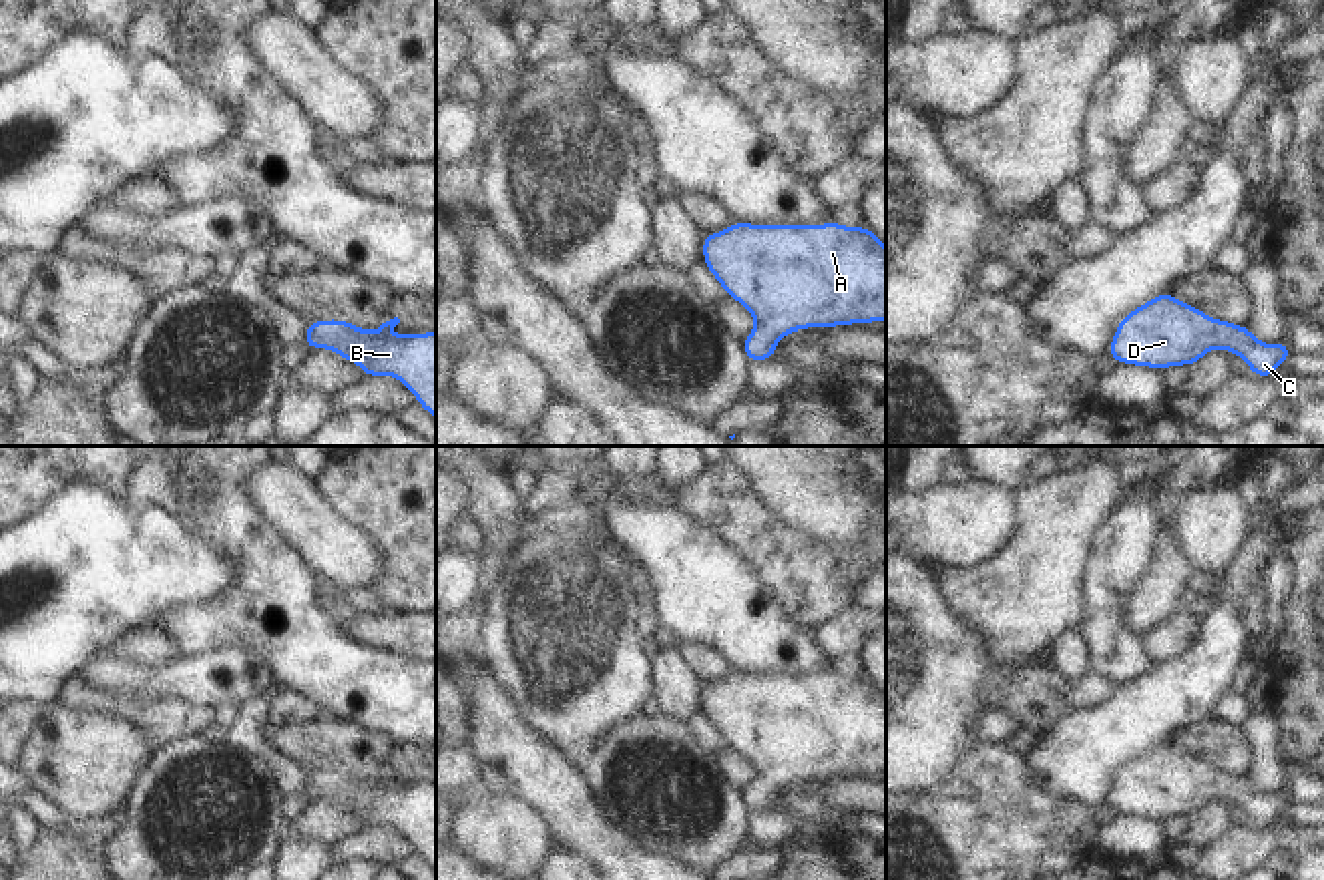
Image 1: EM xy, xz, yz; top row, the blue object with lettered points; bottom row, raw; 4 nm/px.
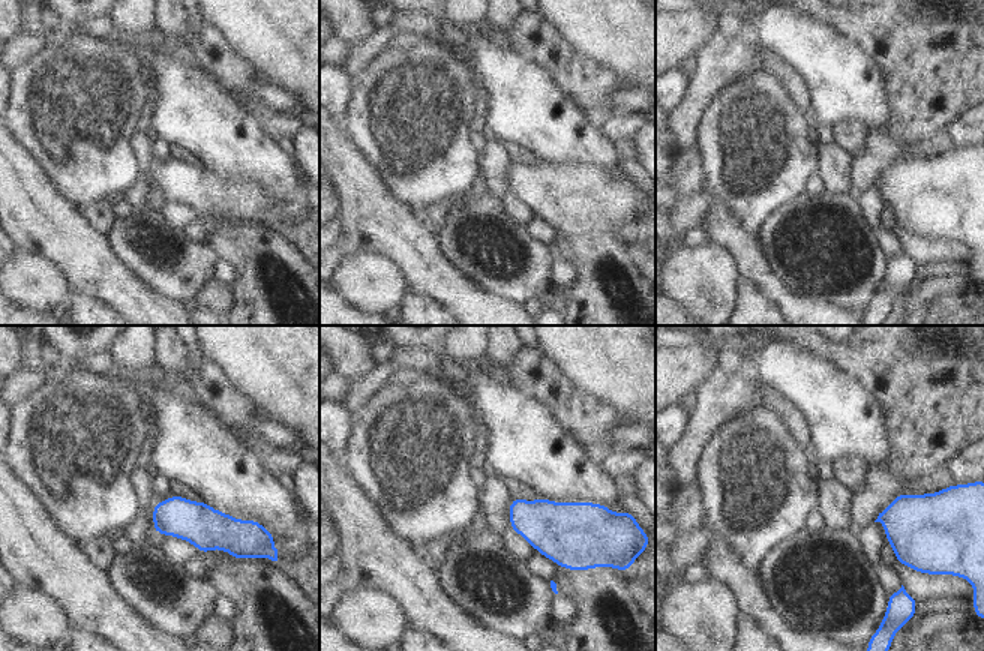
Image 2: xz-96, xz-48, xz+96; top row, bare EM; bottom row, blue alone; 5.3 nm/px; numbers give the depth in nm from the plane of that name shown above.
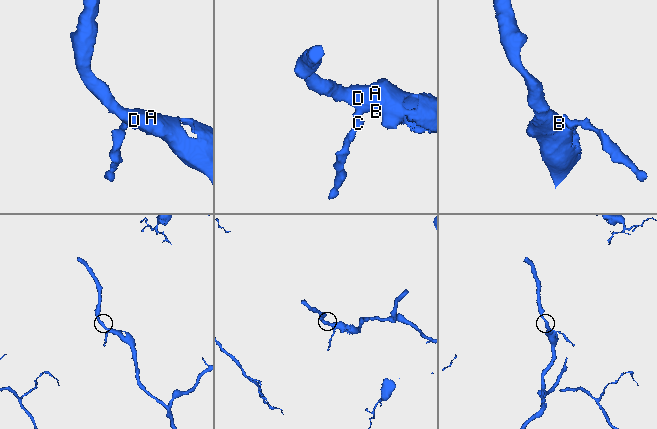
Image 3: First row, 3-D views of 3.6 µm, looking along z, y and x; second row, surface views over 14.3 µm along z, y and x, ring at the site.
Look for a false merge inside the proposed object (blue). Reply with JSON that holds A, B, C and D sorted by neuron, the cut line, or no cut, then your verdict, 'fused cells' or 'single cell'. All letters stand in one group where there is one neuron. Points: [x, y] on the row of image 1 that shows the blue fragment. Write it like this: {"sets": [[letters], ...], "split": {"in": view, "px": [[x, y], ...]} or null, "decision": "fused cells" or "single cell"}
{"sets": [["A", "B", "C", "D"]], "split": null, "decision": "single cell"}

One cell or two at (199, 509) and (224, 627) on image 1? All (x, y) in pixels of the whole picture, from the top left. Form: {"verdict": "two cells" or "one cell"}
{"verdict": "one cell"}

